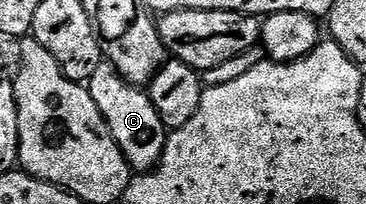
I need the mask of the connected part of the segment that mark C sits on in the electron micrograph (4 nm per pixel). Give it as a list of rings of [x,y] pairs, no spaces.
[[[106,60],[94,68],[94,76],[88,78],[86,85],[94,104],[98,104],[98,112],[102,112],[110,136],[114,136],[114,144],[122,148],[122,156],[126,156],[133,171],[156,169],[168,143],[170,131],[162,124],[162,116],[158,116],[158,108],[154,108],[147,89],[132,86]]]

